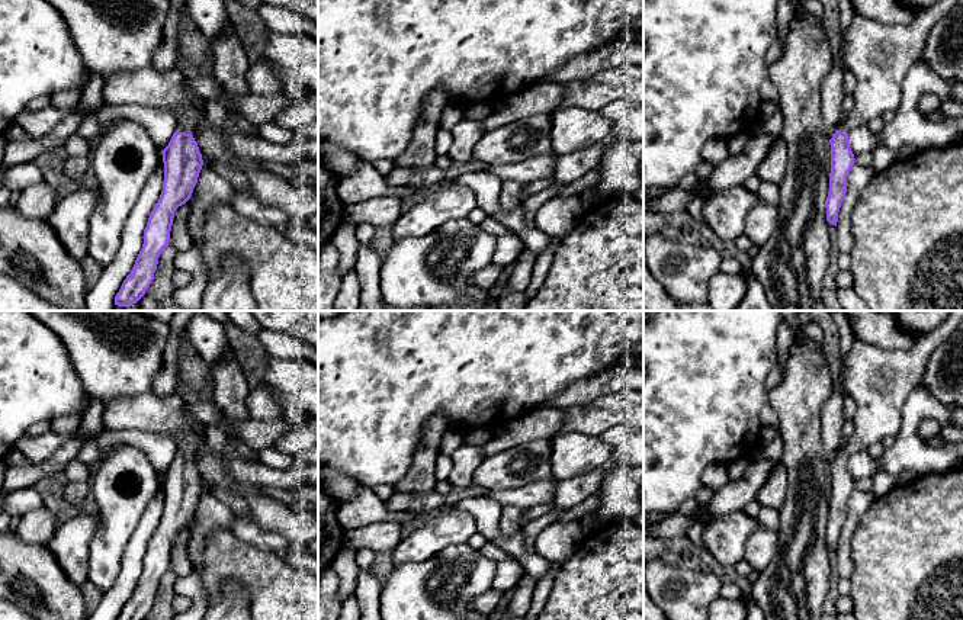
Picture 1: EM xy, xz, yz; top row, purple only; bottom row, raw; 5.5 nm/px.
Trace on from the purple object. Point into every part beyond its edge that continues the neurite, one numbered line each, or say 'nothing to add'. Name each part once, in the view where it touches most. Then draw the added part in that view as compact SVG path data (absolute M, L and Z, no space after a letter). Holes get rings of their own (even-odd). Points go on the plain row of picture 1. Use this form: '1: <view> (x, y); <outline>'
1: xy (183, 449); M184 441L179 443L176 456L192 459L192 446Z

